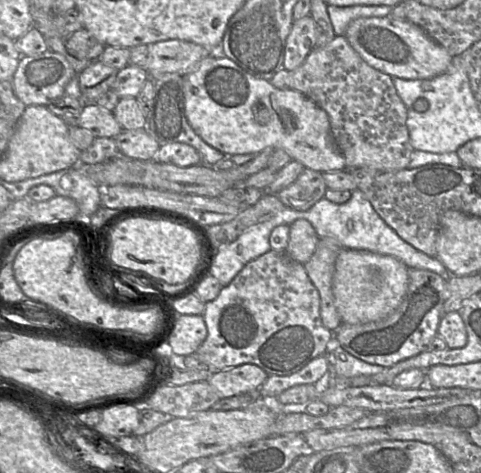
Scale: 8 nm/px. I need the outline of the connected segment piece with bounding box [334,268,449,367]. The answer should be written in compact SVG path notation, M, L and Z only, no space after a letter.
M408 268L408 289L400 305L387 317L364 324L341 323L334 332L334 343L367 363L391 367L427 351L438 334L443 304L449 296L447 281L435 272Z

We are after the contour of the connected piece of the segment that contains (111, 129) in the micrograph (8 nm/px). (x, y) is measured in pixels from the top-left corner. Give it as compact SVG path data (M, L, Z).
M84 103L78 116L78 126L91 131L95 138L115 138L123 131L113 112L95 103Z

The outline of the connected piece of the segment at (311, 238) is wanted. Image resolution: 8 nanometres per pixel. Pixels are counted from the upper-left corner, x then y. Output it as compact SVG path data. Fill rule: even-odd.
M297 219L290 225L287 254L295 261L305 264L313 255L320 237L312 224L305 219Z

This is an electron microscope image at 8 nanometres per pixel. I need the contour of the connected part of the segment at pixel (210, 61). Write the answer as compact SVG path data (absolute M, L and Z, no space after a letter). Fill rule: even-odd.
M218 53L206 57L193 72L183 76L183 91L190 126L225 156L283 149L306 169L321 173L345 170L345 158L335 143L327 113L299 91L277 89Z

